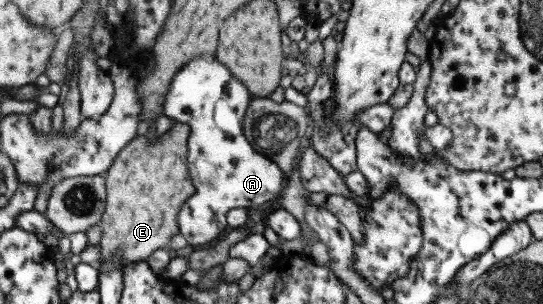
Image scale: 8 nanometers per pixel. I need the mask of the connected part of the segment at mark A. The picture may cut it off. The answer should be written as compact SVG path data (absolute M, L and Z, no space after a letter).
M196 57L174 75L164 97L163 111L171 119L189 124L187 169L195 193L178 213L180 234L190 245L209 243L227 225L227 212L235 207L261 207L281 190L285 174L268 157L255 151L243 134L243 116L253 96L215 57Z

